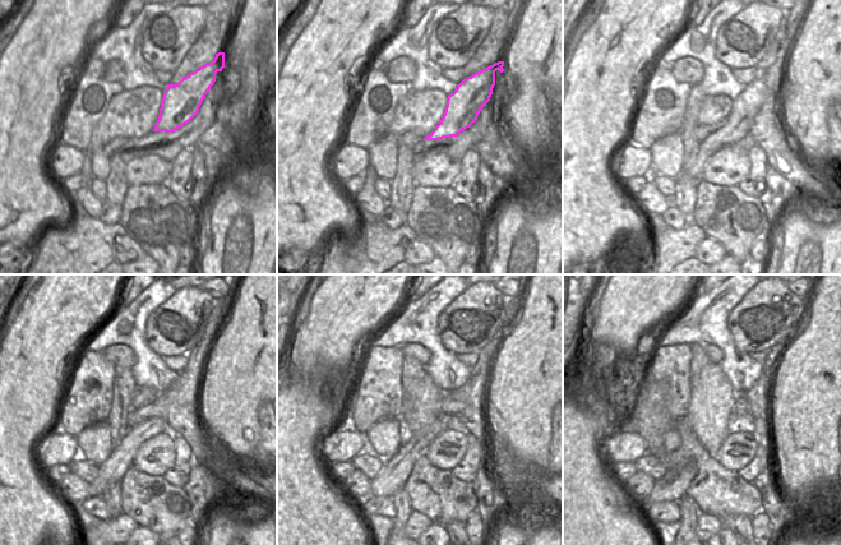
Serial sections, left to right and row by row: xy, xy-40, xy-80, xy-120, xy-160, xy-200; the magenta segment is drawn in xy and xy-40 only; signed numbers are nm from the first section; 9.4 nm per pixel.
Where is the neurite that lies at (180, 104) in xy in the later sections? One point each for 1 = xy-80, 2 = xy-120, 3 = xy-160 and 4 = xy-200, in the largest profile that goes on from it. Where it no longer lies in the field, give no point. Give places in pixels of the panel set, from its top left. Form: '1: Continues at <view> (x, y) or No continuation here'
1: Continues at xy-80 (745, 107)
2: Continues at xy-120 (121, 457)
3: Continues at xy-160 (394, 472)
4: Continues at xy-200 (673, 485).

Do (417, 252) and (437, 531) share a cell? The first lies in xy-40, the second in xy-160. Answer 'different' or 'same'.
same

